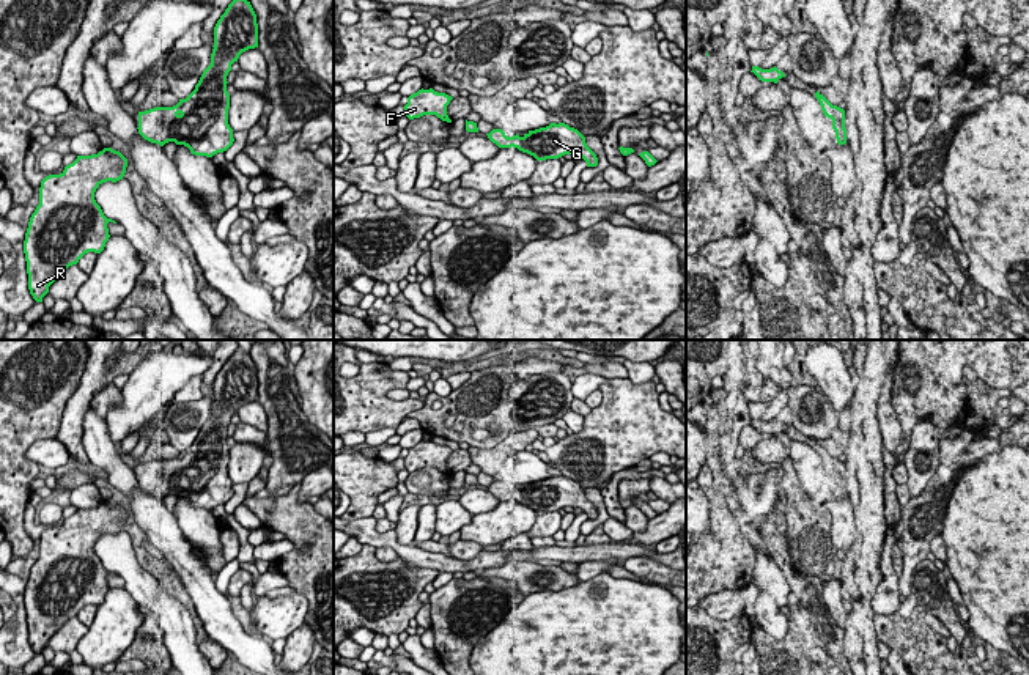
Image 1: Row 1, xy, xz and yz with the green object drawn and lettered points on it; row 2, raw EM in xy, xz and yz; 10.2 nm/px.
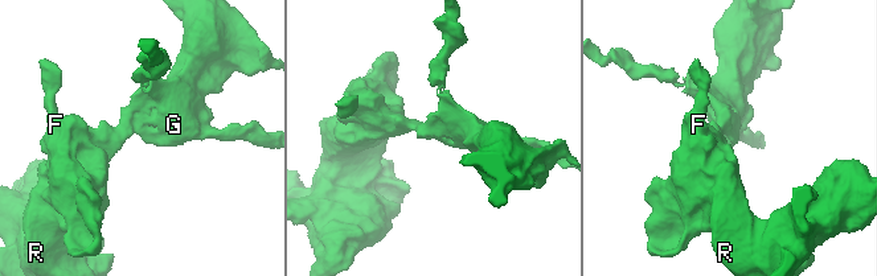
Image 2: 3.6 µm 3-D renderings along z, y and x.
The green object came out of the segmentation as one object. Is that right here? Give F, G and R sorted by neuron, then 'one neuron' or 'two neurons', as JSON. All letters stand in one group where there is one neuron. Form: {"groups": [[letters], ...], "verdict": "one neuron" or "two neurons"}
{"groups": [["F", "G", "R"]], "verdict": "one neuron"}

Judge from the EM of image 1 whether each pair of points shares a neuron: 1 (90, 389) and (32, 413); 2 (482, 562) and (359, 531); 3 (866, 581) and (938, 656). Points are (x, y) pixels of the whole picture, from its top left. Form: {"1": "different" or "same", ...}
{"1": "different", "2": "same", "3": "different"}

